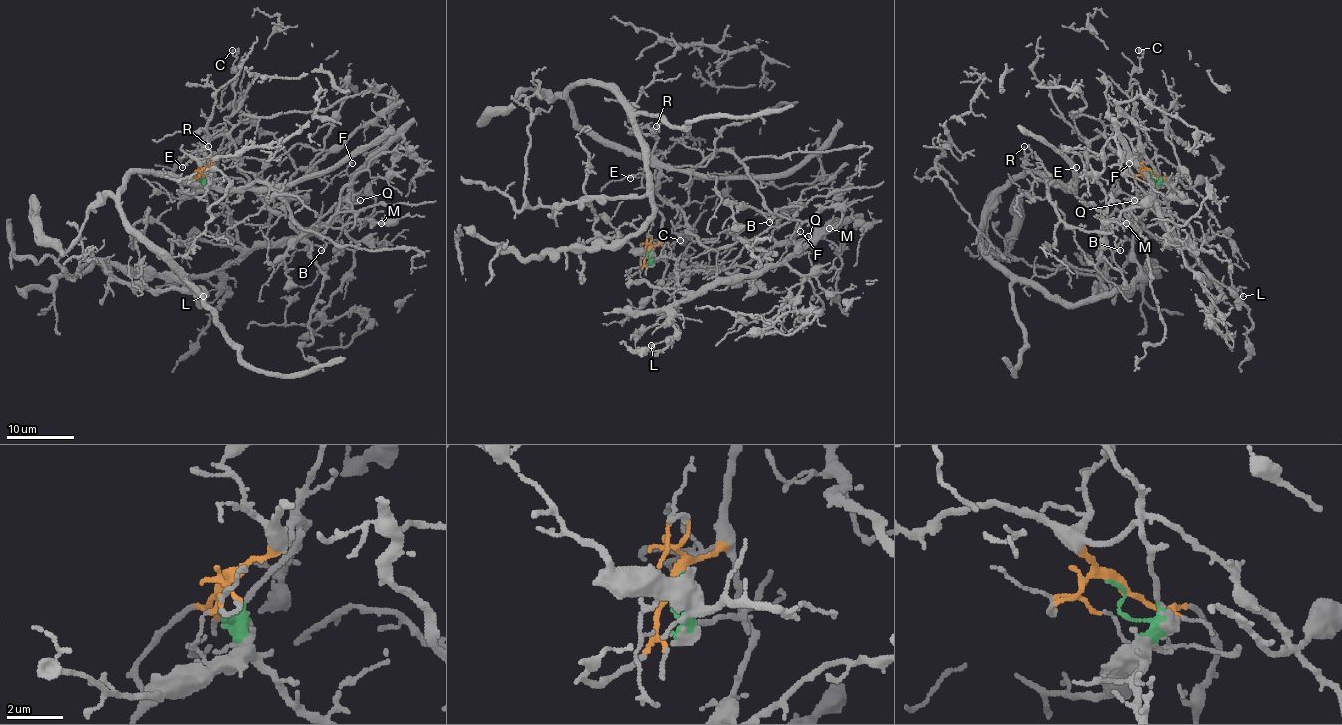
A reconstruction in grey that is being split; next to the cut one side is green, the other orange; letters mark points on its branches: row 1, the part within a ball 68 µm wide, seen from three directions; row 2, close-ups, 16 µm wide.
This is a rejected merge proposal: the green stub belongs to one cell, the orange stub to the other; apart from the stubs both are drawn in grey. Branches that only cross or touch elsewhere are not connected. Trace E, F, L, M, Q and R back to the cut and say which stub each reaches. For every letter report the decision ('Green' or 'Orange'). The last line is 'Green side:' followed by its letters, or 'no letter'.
E: Orange
F: Green
L: Green
M: Green
Q: Green
R: Orange
Green side: F, L, M, Q

